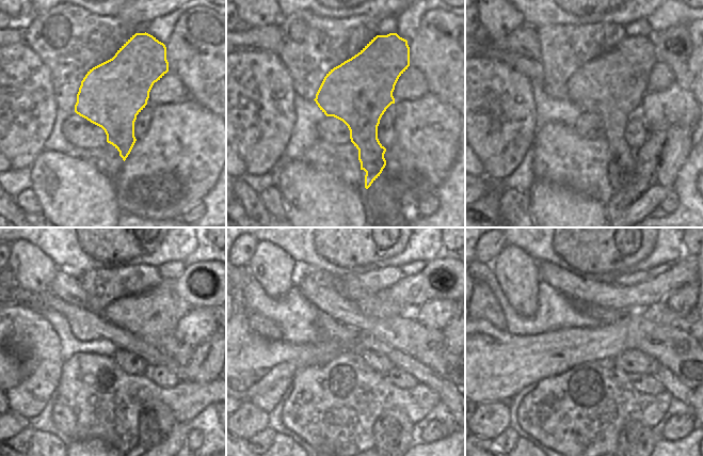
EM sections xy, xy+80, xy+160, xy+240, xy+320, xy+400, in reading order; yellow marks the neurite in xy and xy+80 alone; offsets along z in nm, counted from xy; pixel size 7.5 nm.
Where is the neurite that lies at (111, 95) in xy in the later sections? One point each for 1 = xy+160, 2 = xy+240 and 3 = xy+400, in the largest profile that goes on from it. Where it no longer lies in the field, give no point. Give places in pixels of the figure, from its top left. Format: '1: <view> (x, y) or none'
1: xy+160 (612, 84)
2: xy+240 (152, 314)
3: xy+400 (635, 443)

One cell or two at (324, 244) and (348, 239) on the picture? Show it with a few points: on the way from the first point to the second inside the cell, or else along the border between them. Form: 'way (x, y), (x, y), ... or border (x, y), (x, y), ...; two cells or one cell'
way (330, 240), (342, 239); one cell

